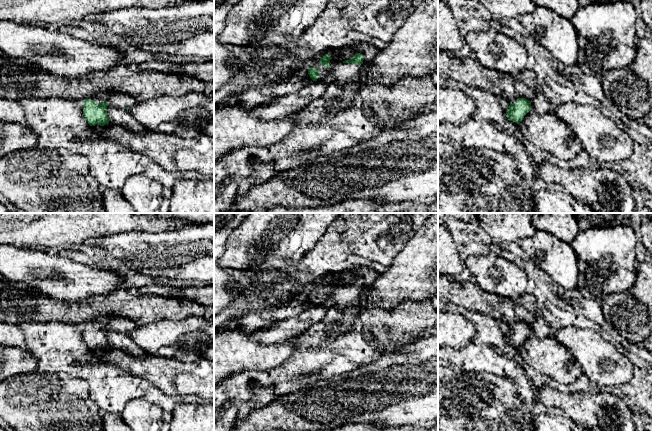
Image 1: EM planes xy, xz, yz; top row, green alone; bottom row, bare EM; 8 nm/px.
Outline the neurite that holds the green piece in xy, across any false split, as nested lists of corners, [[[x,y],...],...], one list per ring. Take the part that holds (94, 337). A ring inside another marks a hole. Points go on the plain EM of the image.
[[[116,316],[107,322],[104,318],[99,317],[84,324],[82,331],[84,341],[90,350],[95,350],[96,348],[104,350],[110,345],[107,338],[108,329],[128,334],[135,326],[136,324],[129,318]]]

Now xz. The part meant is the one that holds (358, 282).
[[[325,278],[319,287],[315,287],[308,292],[308,299],[315,306],[322,306],[328,297],[332,294],[335,299],[334,308],[341,312],[349,304],[355,302],[360,295],[360,289],[363,287],[363,278],[355,278],[351,283],[345,284],[342,287],[337,287],[334,290],[330,290],[329,286],[331,280]]]

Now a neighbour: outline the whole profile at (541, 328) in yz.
[[[537,318],[531,328],[533,330],[533,335],[535,335],[538,339],[544,339],[553,332],[550,322],[545,318]]]

